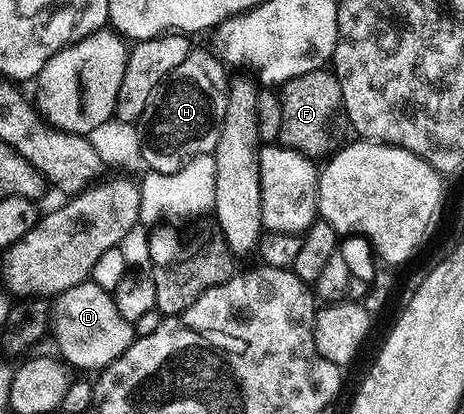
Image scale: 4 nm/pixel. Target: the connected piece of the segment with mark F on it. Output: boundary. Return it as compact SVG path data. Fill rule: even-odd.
M333 70L313 71L295 79L289 79L281 84L280 98L283 116L280 120L278 139L281 146L301 155L307 155L315 161L325 160L343 146L344 108L340 81L334 76Z

